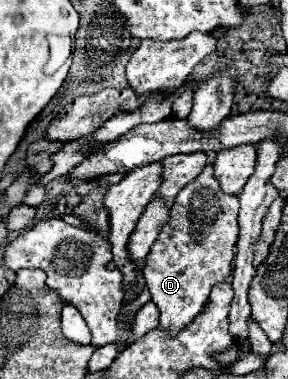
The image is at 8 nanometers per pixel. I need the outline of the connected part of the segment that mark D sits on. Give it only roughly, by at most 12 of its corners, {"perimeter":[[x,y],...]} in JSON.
{"perimeter":[[212,163],[176,195],[142,269],[178,335],[232,273],[238,197]]}

